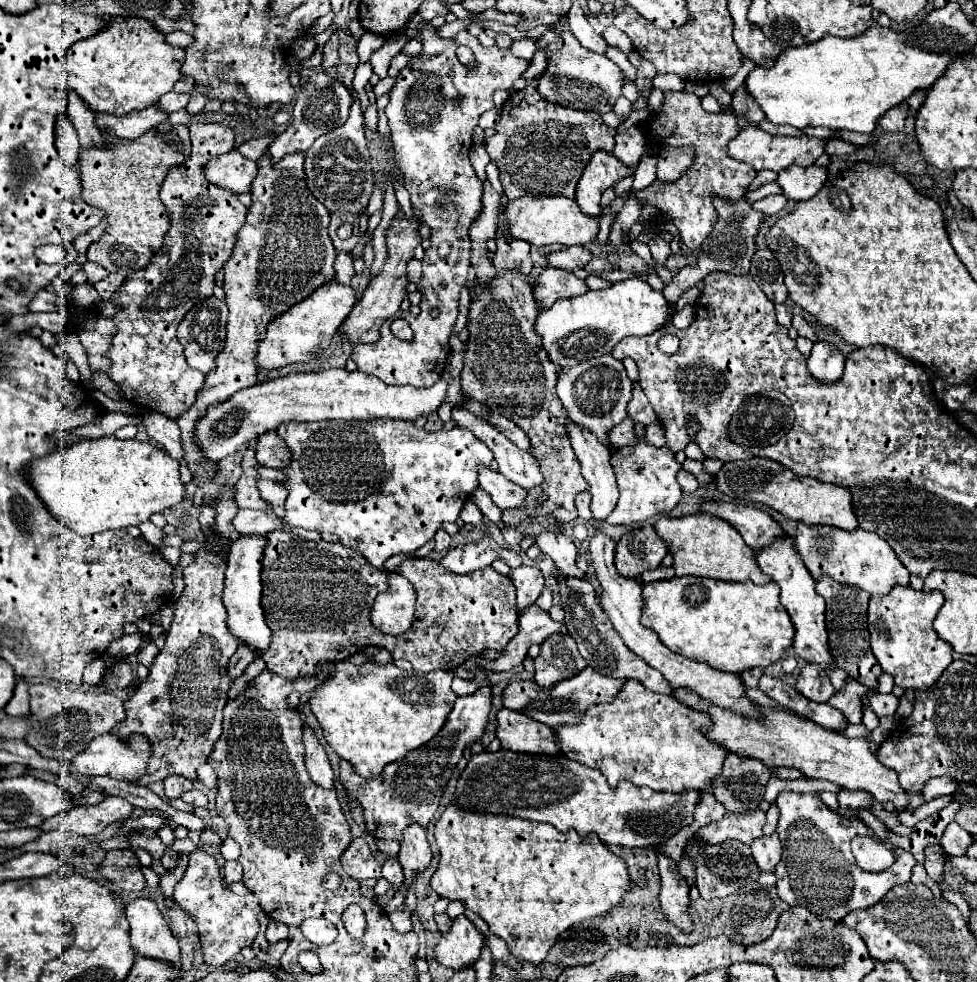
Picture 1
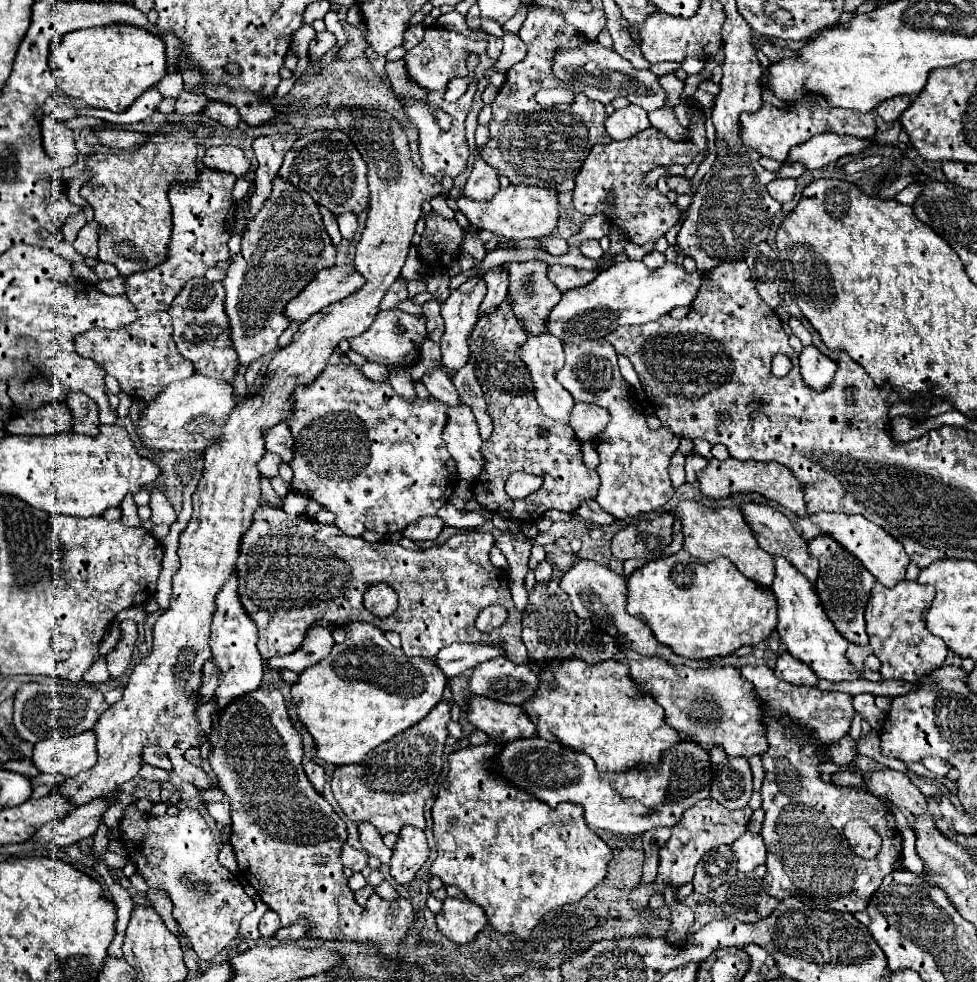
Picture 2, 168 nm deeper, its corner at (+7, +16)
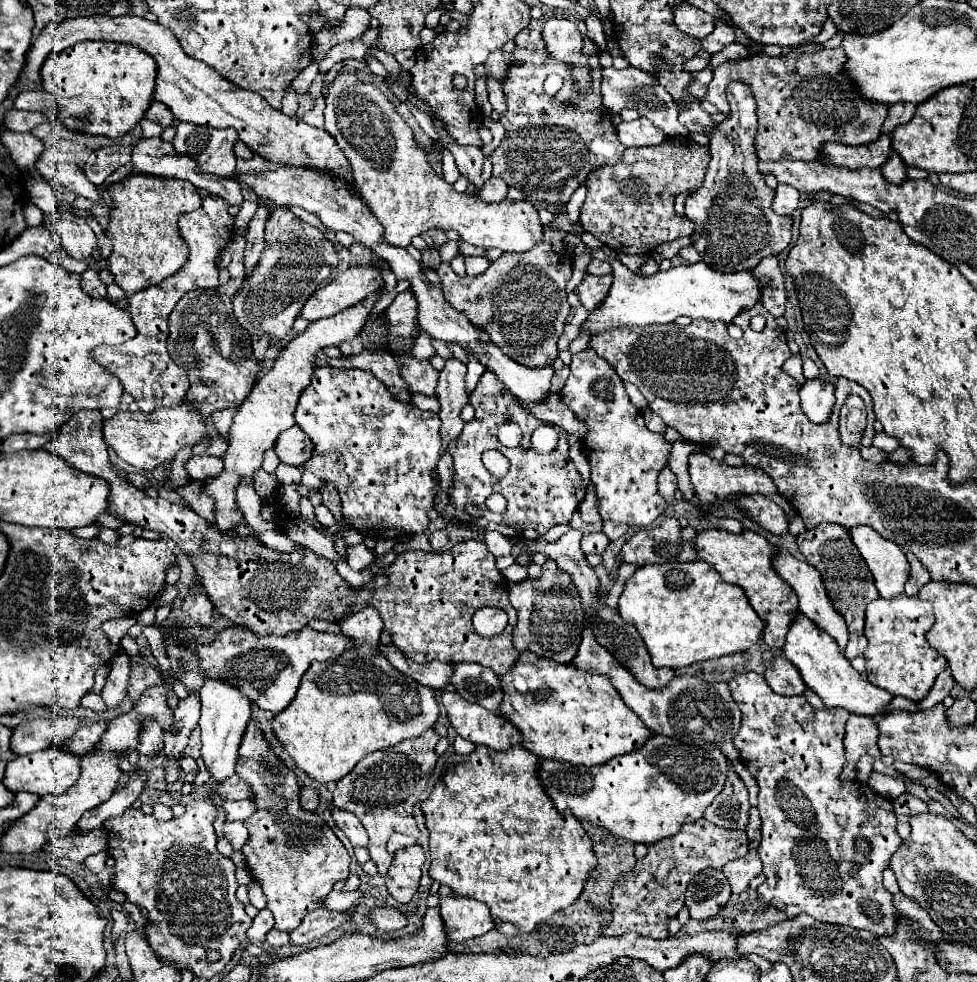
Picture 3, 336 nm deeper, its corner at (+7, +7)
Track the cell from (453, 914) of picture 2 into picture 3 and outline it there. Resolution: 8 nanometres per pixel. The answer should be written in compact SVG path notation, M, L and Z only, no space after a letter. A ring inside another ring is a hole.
M458 895L440 897L440 913L444 917L448 937L456 943L480 937L494 929L494 919L488 905L476 899L466 899Z

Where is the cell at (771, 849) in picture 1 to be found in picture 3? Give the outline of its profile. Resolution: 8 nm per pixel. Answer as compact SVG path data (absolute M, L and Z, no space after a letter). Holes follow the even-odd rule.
M750 849L746 857L742 857L738 861L730 861L728 865L724 865L722 873L728 879L732 893L742 893L748 887L748 883L758 873L762 873L762 861L758 857L758 851Z

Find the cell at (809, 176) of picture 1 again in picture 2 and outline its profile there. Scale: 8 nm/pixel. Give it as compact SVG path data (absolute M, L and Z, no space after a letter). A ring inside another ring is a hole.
M828 132L828 134L814 136L812 140L792 148L786 158L786 164L800 162L804 164L806 170L816 170L828 166L830 162L836 162L846 154L858 154L868 144L870 140L860 140L854 136L838 136Z

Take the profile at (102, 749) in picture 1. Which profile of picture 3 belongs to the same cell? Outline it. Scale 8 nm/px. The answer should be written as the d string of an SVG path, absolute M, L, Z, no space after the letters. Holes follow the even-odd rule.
M42 749L36 753L28 753L22 757L16 757L14 761L8 763L8 769L4 771L4 785L12 791L12 793L20 793L20 791L28 791L34 795L50 795L50 793L64 793L70 789L70 785L76 783L76 779L80 777L80 759L72 753L66 751L52 751L50 749Z

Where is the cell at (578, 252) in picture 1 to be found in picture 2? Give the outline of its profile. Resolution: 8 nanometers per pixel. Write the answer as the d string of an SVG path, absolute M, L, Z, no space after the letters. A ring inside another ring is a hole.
M586 240L586 242L580 244L578 248L580 248L580 252L582 252L584 256L588 256L588 258L592 258L592 260L598 260L598 258L604 254L604 250L602 250L600 244L598 244L598 240Z

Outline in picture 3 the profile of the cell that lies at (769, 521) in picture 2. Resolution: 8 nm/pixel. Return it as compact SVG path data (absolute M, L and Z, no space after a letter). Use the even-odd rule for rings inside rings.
M778 551L776 559L774 559L774 569L778 571L778 575L798 593L798 599L800 599L800 613L810 617L810 621L814 621L816 627L820 627L822 631L828 631L830 637L838 643L840 651L844 651L846 643L848 643L848 629L844 625L844 617L840 617L840 613L836 613L824 585L822 585L822 579L820 579L820 573L808 565L808 563L802 563L798 559L794 559L788 551Z

